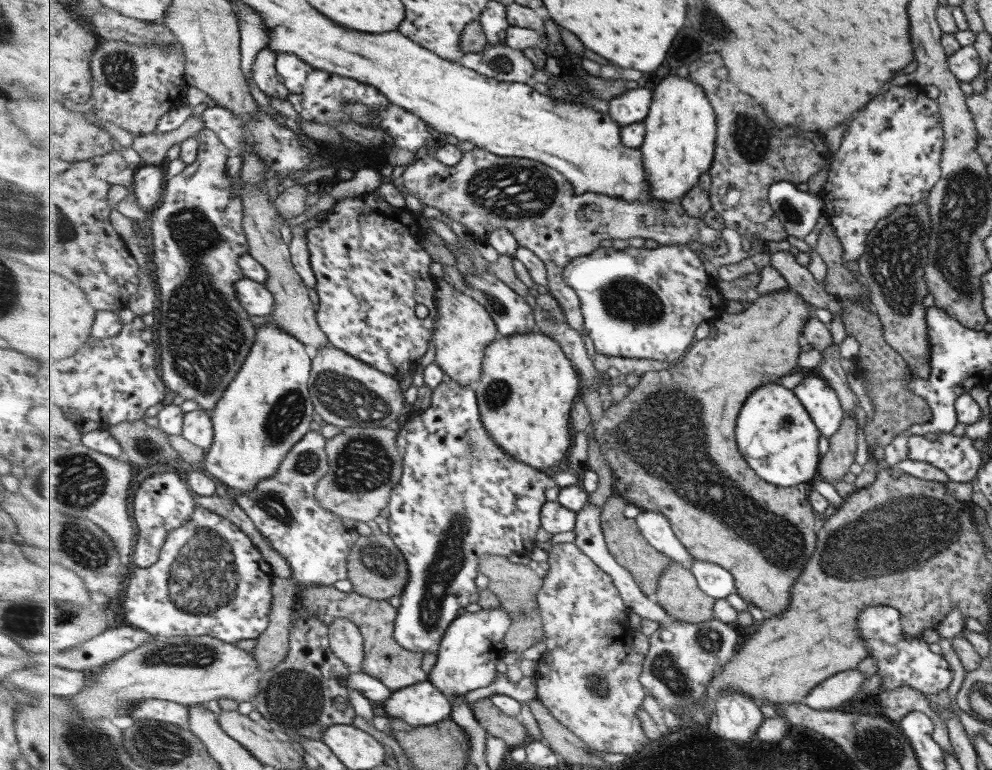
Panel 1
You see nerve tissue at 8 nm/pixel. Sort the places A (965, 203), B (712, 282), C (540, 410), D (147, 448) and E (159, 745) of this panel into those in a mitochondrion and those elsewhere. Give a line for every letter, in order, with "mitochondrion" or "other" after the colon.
A: mitochondrion
B: other
C: other
D: mitochondrion
E: mitochondrion

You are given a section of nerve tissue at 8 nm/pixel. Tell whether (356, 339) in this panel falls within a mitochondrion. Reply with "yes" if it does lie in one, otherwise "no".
no

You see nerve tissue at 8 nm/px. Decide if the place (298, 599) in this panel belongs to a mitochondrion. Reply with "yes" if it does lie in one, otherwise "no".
no

